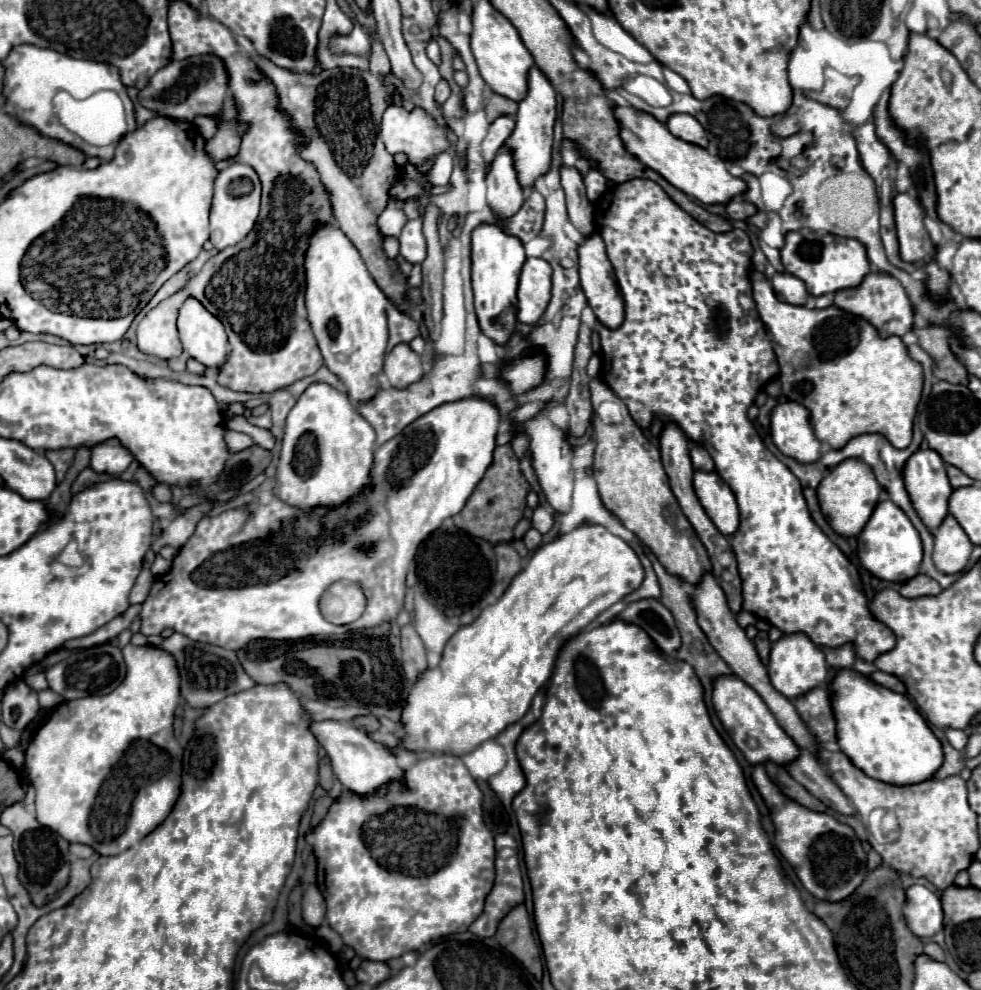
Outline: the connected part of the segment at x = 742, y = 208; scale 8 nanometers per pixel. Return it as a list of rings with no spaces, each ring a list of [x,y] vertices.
[[[740,196],[732,198],[732,200],[726,204],[726,216],[728,216],[730,220],[746,220],[746,218],[752,216],[754,212],[756,212],[756,208],[754,208],[750,202],[742,200]]]

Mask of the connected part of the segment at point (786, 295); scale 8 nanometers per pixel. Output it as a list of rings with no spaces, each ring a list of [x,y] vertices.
[[[776,272],[770,278],[770,284],[772,284],[778,300],[782,300],[786,304],[796,304],[796,306],[806,304],[806,298],[808,298],[806,286],[796,276],[792,276],[788,272]]]

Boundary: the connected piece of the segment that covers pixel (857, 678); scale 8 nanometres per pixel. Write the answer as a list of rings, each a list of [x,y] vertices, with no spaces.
[[[842,668],[830,682],[834,692],[834,718],[838,720],[838,746],[866,776],[894,786],[930,780],[944,762],[940,740],[928,728],[914,704],[850,668]]]

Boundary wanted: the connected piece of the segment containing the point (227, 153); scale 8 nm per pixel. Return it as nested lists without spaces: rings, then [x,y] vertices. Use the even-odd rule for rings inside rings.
[[[222,122],[214,138],[206,142],[206,154],[212,158],[214,164],[220,160],[234,158],[238,154],[238,148],[240,148],[240,136],[228,122]]]

